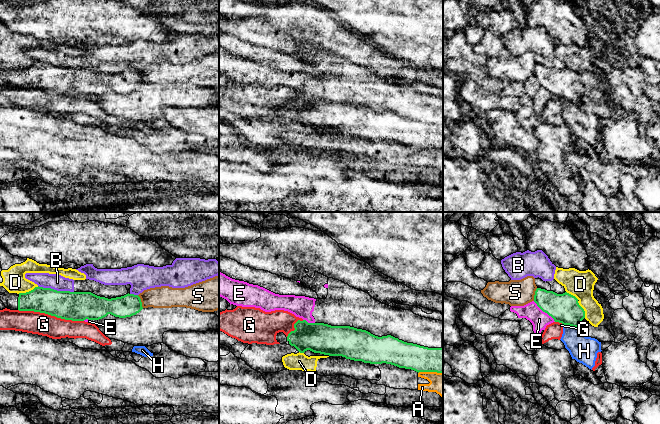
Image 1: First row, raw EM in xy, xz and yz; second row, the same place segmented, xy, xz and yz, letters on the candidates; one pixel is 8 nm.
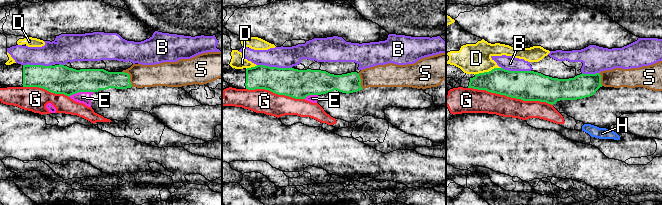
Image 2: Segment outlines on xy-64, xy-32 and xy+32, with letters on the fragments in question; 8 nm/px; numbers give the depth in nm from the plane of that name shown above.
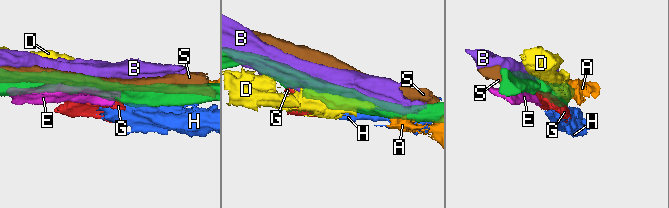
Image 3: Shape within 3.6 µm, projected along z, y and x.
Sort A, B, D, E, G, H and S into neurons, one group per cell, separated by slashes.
A D / B / E / G H / S

